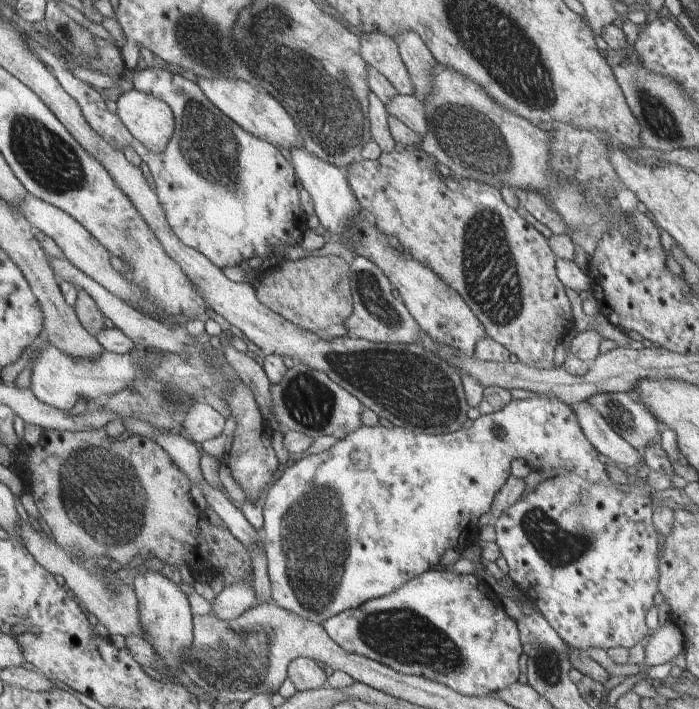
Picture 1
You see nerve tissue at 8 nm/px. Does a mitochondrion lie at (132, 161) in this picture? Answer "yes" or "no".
no

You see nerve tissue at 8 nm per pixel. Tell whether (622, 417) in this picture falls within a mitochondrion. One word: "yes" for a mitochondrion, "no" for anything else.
yes

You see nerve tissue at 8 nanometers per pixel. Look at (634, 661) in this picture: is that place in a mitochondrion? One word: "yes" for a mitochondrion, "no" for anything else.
no

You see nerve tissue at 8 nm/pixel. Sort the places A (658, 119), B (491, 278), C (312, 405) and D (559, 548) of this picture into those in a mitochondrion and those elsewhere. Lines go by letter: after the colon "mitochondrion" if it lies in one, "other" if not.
A: mitochondrion
B: mitochondrion
C: mitochondrion
D: mitochondrion

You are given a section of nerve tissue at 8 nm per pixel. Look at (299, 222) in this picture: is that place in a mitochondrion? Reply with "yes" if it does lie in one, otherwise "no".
no

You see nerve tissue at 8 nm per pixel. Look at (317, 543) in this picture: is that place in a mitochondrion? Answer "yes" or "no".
yes

